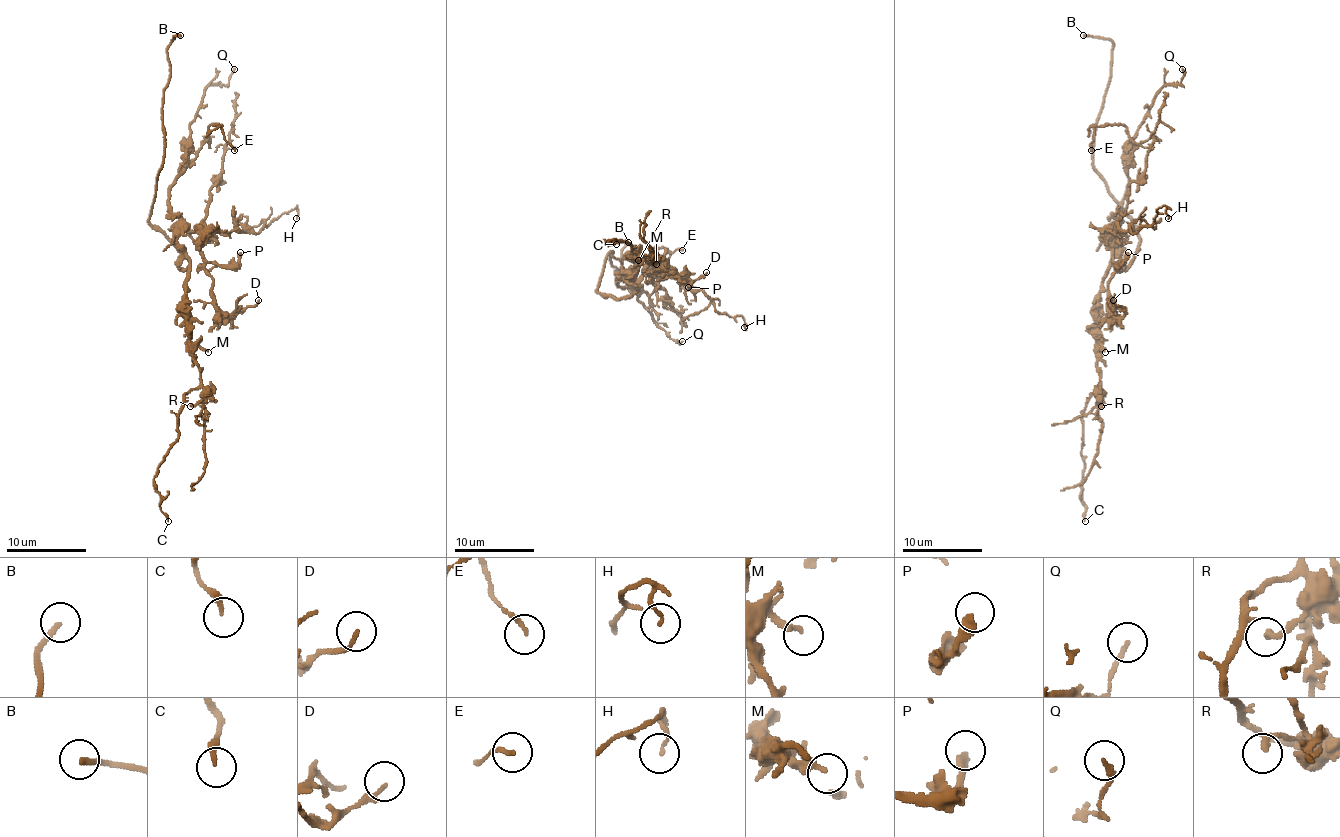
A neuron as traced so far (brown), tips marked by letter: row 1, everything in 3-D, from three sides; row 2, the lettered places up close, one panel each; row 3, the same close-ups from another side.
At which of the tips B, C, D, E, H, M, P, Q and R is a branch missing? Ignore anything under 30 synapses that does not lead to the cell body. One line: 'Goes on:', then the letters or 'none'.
Goes on: B

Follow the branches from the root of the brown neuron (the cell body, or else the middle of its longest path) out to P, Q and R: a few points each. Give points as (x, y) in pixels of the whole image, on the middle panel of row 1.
P: (628, 281), (624, 272), (642, 276), (648, 270), (660, 276), (680, 276), (688, 287)
Q: (628, 281), (622, 274), (626, 276), (616, 283), (632, 287), (652, 319), (672, 339), (682, 341)
R: (628, 281), (636, 272), (634, 258), (650, 258), (642, 256), (638, 260)

